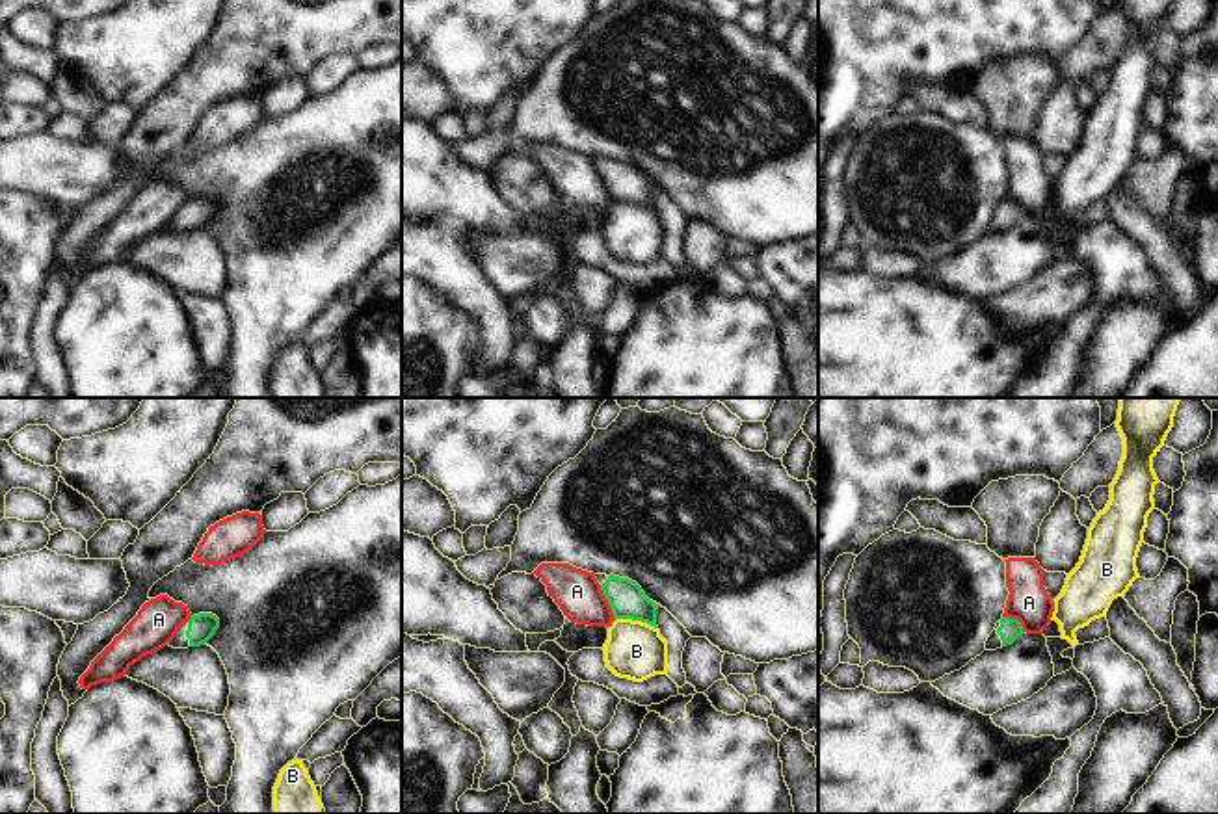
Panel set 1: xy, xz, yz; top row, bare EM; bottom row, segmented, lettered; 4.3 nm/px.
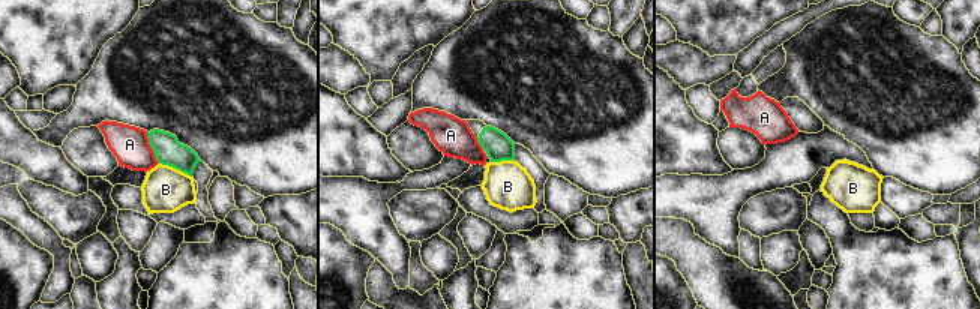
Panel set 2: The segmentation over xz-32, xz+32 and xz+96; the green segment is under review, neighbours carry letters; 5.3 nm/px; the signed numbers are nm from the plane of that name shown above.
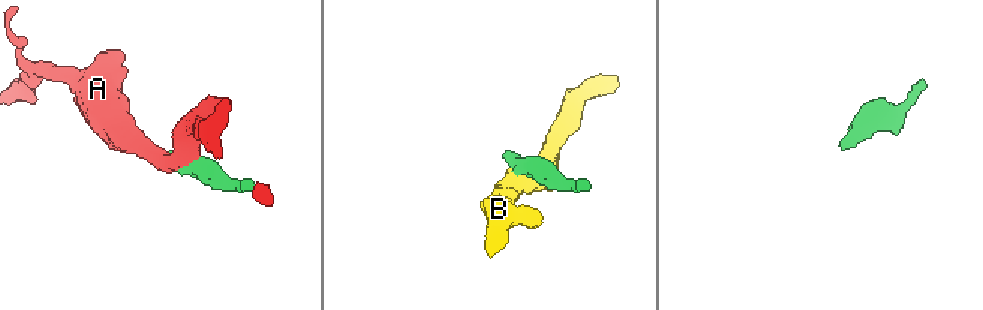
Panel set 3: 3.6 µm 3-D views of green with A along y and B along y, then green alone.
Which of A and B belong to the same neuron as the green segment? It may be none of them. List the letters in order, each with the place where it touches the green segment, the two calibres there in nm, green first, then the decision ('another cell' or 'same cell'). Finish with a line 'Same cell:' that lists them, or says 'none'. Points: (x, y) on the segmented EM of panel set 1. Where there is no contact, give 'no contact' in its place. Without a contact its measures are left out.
A: contact xz (608, 603); calibres 160 and 200 nm; another cell
B: contact xz (636, 619); calibres 160 and 260 nm; another cell
Same cell: none

